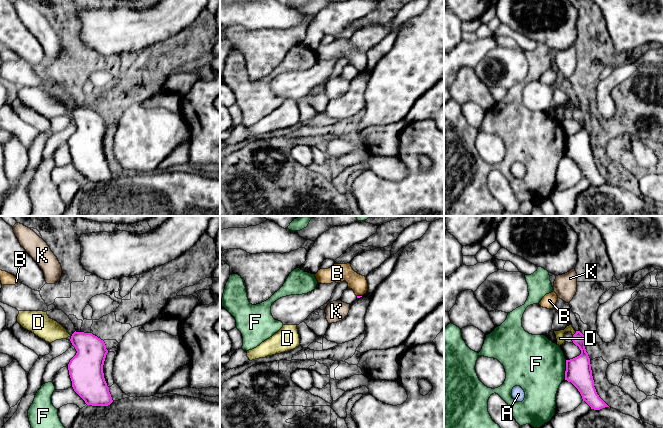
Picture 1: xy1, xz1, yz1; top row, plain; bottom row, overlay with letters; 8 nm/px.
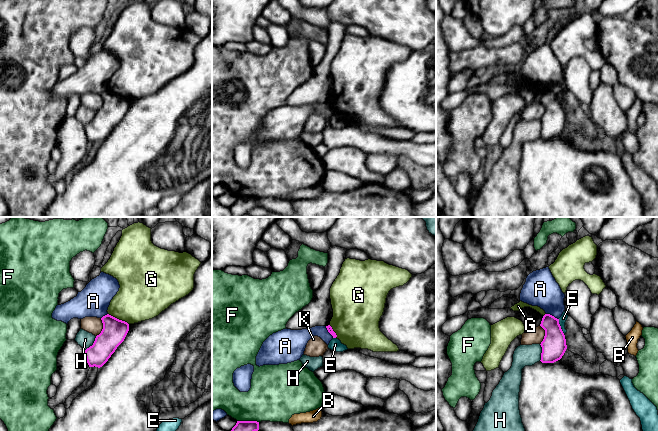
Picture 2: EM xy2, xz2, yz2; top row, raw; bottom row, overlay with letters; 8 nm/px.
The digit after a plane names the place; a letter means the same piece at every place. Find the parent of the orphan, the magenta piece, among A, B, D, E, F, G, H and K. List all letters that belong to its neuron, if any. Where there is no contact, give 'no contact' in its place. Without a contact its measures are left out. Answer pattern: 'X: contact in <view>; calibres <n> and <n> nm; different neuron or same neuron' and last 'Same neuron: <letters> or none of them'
A: contact in yz2; calibres 190 and 280 nm; different neuron
B: contact in xz1; calibres 20 and 150 nm; different neuron
D: contact in yz1; calibres 140 and 60 nm; same neuron
E: contact in yz2; calibres 190 and 60 nm; different neuron
F: contact in xz2; calibres 80 and 360 nm; different neuron
G: contact in xy2; calibres 200 and 360 nm; different neuron
H: contact in yz2; calibres 190 and 180 nm; different neuron
K: contact in xy2; calibres 200 and 140 nm; different neuron
Same neuron: D

